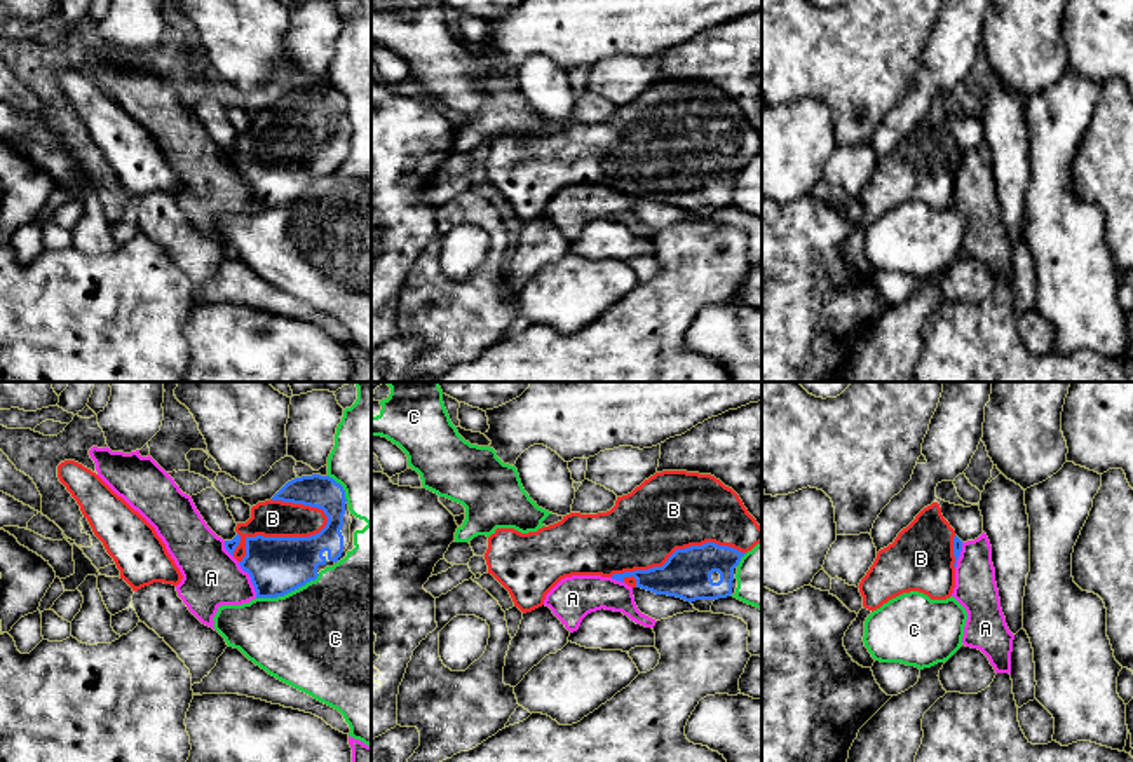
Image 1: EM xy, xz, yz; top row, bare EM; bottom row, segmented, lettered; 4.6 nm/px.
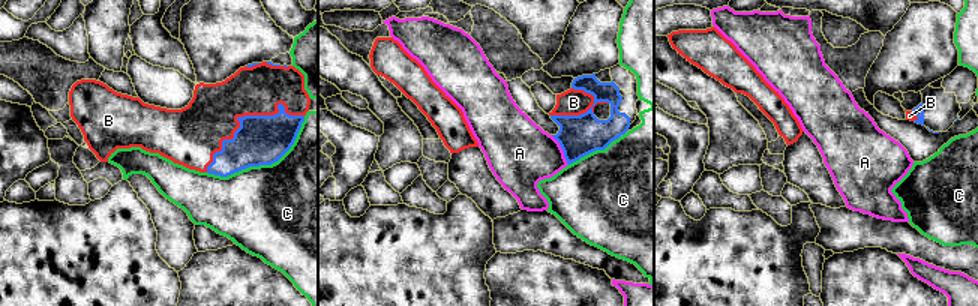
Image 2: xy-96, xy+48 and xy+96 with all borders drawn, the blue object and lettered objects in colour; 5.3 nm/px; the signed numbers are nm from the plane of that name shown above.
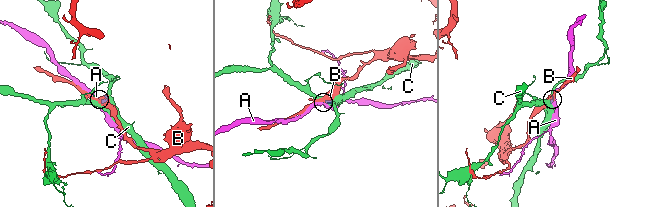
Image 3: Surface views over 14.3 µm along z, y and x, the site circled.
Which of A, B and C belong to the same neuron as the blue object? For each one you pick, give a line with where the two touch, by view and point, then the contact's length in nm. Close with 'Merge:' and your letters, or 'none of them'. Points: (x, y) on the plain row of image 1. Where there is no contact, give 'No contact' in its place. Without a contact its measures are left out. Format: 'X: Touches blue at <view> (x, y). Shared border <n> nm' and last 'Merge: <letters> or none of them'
B: Touches blue at xy (278, 147). Shared border 460 nm
Merge: B

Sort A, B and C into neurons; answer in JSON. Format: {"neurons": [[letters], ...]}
{"neurons": [["A"], ["B"], ["C"]]}

